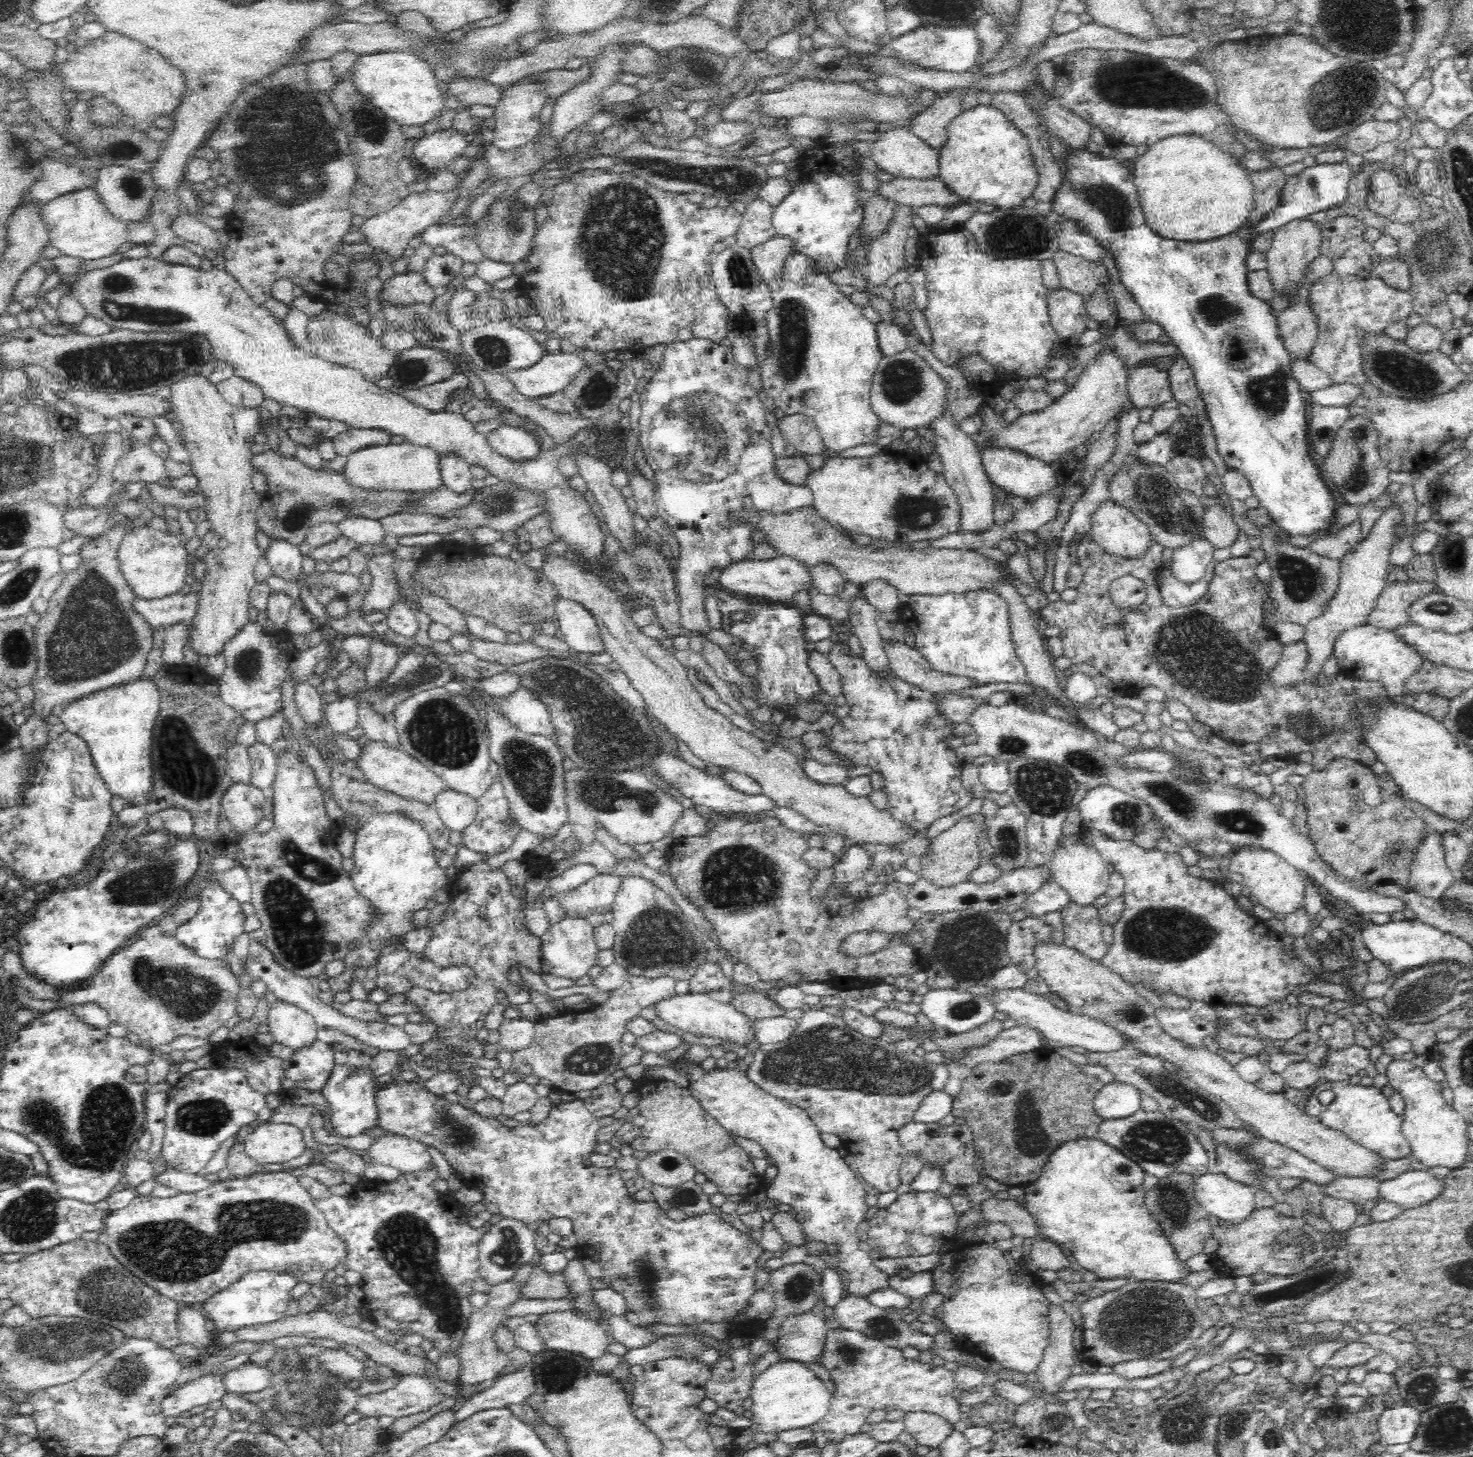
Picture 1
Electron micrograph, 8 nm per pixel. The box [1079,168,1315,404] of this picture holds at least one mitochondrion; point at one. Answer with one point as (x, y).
(1214, 309)

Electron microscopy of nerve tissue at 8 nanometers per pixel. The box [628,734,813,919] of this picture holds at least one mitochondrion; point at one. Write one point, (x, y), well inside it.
(736, 879)

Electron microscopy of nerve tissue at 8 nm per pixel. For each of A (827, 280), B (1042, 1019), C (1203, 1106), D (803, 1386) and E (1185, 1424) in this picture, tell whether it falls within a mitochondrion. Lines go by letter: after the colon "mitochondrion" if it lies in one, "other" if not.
A: other
B: other
C: mitochondrion
D: other
E: mitochondrion

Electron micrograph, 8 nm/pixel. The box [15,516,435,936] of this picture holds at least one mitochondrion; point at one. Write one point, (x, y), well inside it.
(95, 634)

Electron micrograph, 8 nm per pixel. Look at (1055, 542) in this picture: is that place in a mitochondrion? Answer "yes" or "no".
no

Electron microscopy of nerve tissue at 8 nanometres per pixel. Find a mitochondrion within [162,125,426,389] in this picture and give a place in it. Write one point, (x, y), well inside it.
(298, 190)

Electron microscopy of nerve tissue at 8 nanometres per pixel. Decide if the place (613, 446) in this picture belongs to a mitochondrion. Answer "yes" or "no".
no

